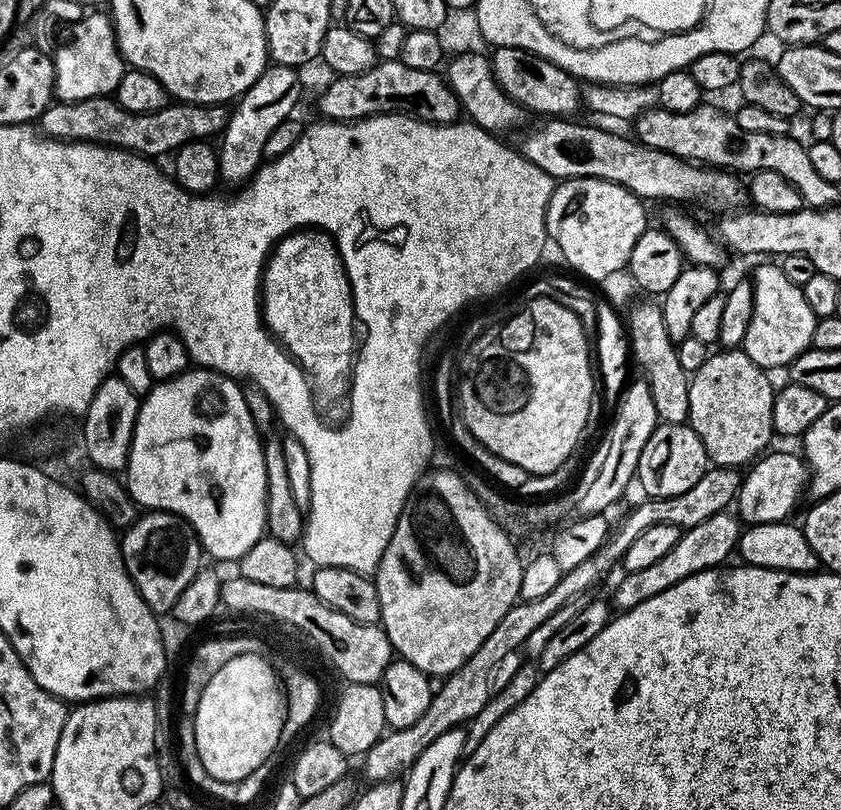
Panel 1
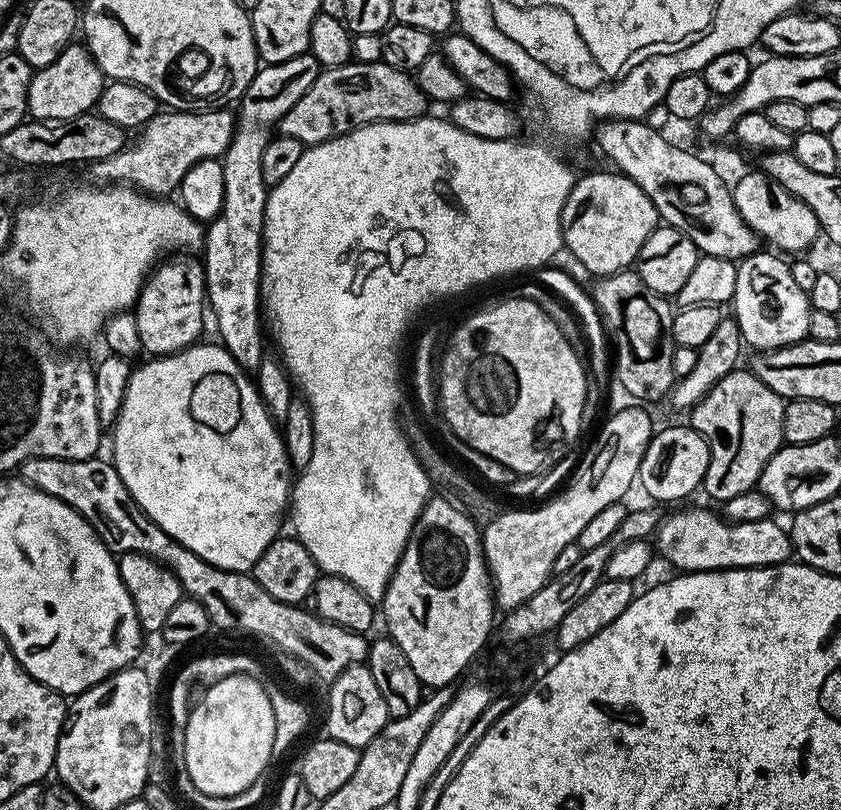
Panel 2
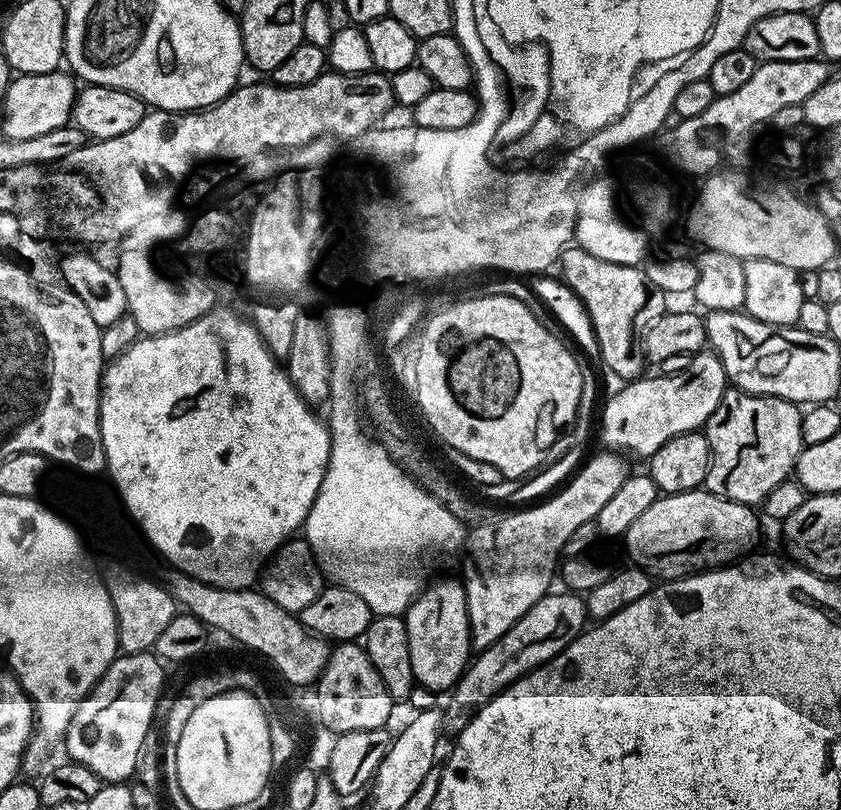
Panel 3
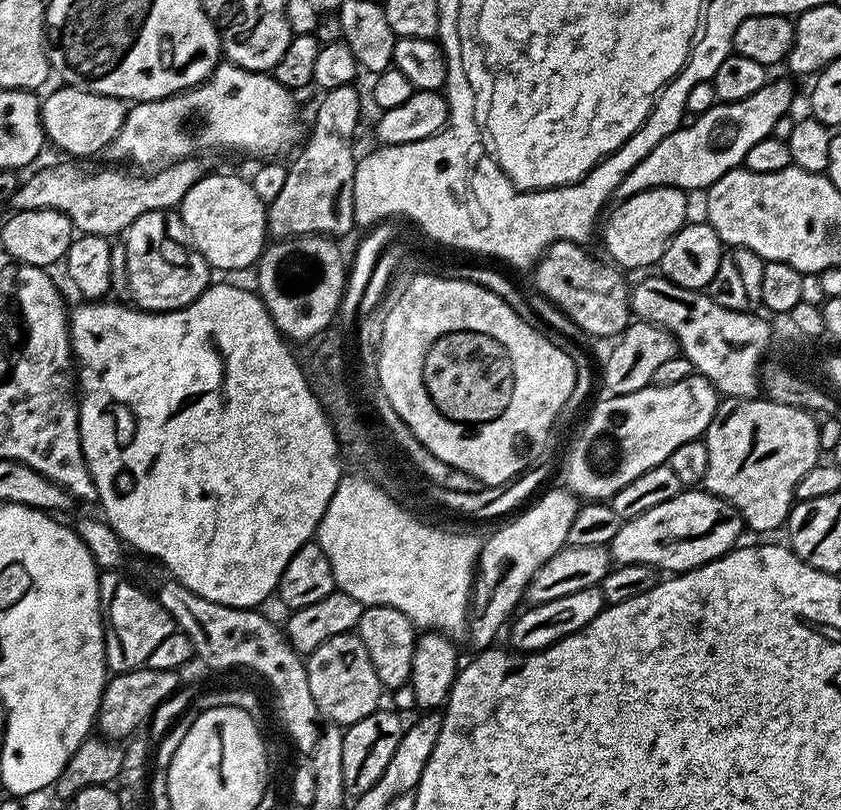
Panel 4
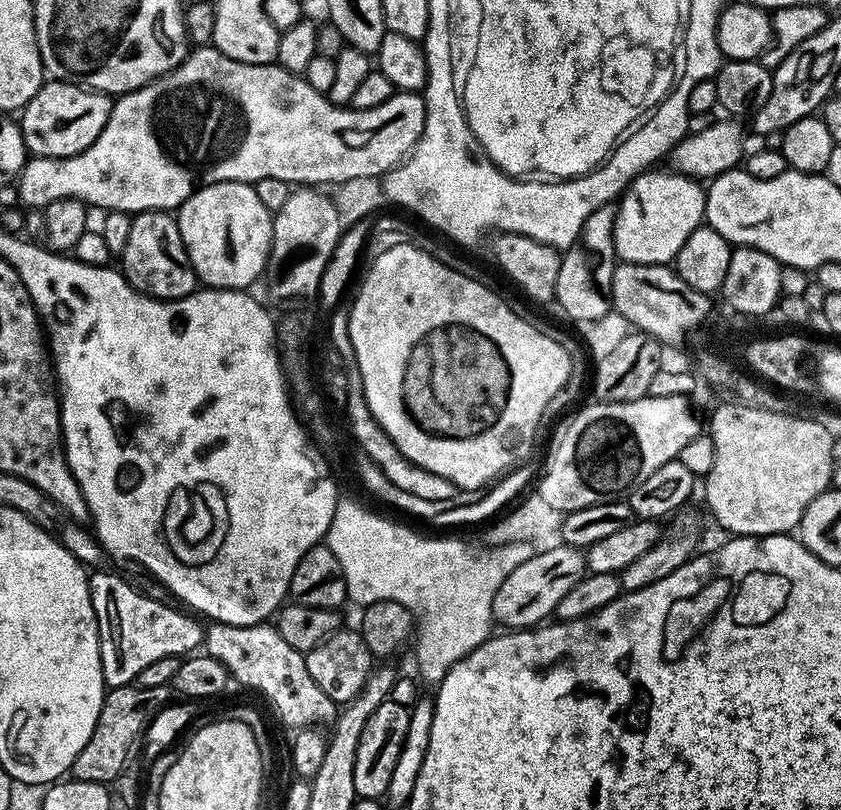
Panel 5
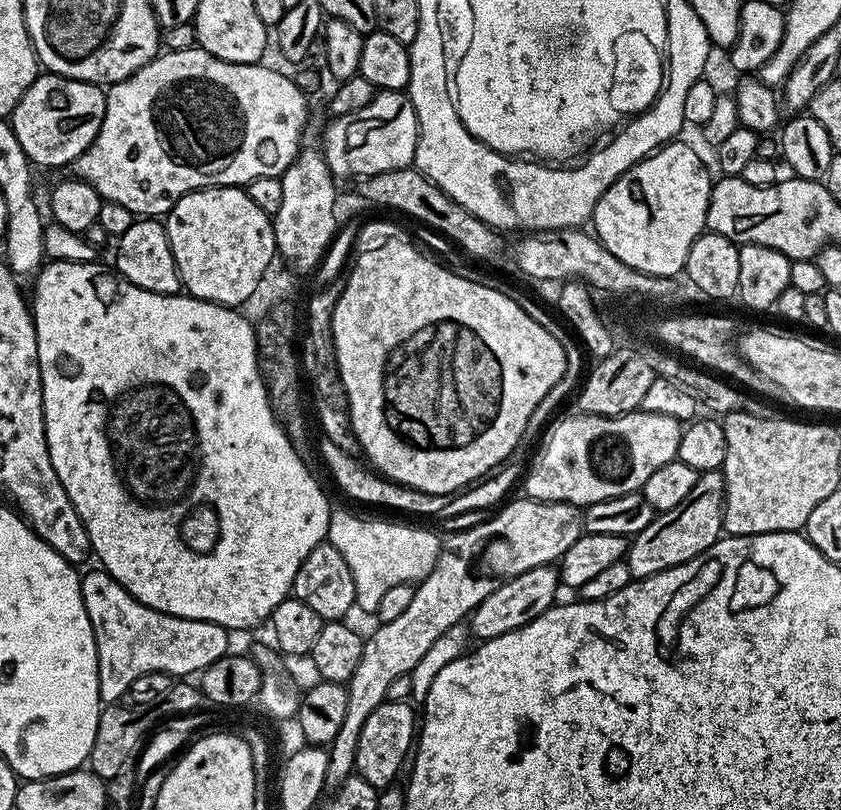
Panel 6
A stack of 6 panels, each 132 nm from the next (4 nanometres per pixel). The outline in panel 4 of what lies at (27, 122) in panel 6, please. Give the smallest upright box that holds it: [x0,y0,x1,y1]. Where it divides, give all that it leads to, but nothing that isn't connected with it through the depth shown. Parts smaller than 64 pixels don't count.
[40,86,129,158]

